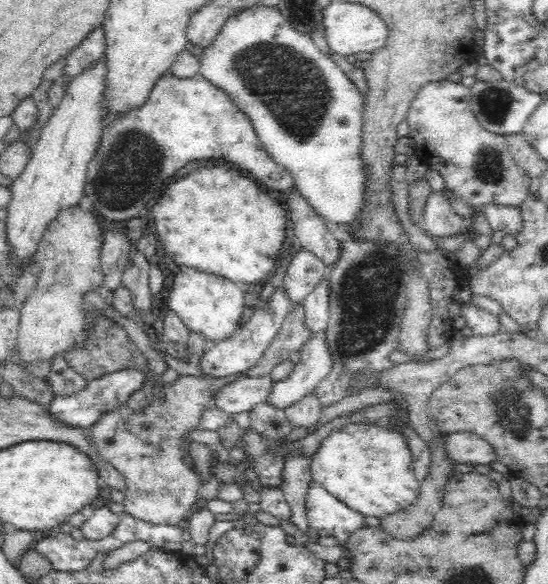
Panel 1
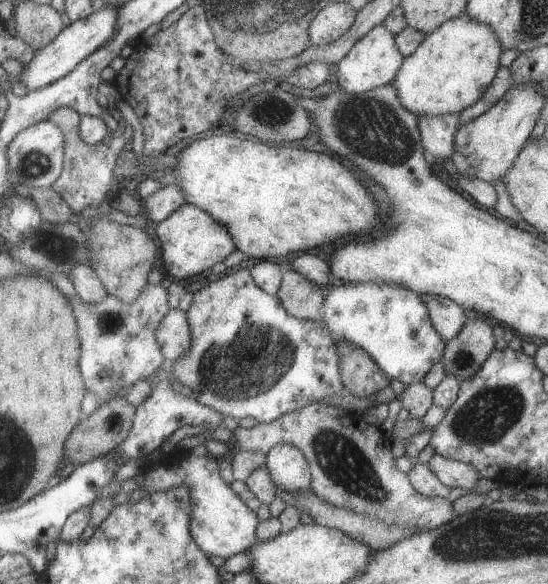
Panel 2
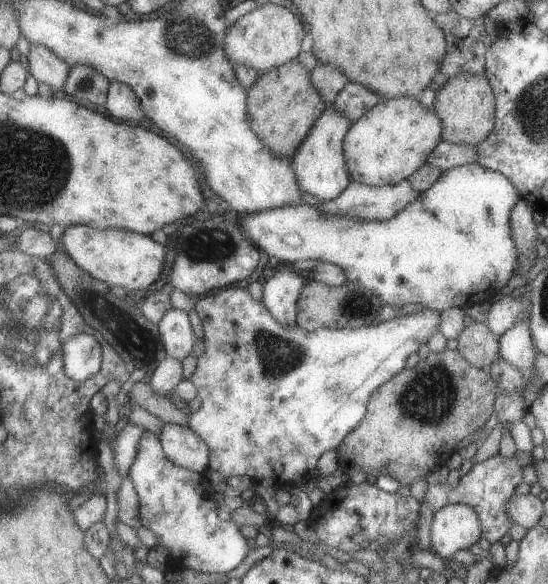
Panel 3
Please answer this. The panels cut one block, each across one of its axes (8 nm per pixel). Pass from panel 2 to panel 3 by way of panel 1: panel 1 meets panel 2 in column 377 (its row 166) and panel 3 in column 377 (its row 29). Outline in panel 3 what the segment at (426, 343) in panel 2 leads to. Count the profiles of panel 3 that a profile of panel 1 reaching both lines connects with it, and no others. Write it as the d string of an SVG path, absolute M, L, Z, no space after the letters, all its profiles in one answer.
M464 164L463 166L456 166L449 170L441 171L441 176L427 190L419 193L419 196L414 198L413 202L409 202L395 217L391 217L389 220L361 220L361 218L351 218L351 216L331 216L331 214L323 214L319 210L319 206L303 204L272 208L271 210L263 210L263 212L255 212L255 214L241 214L241 218L243 218L241 226L243 226L243 232L247 234L247 238L255 246L258 246L270 256L275 256L283 263L293 263L297 262L297 260L310 258L341 266L345 270L345 274L347 274L347 283L353 284L353 286L363 286L367 292L377 294L383 300L383 306L389 305L400 308L405 306L405 304L417 303L422 304L426 308L439 311L453 307L466 309L475 303L490 301L496 293L499 293L501 288L507 286L508 281L515 275L515 270L517 270L517 250L515 250L515 244L513 244L513 239L510 235L509 212L511 212L511 209L519 199L519 192L515 190L515 186L501 173L483 168L478 164Z

